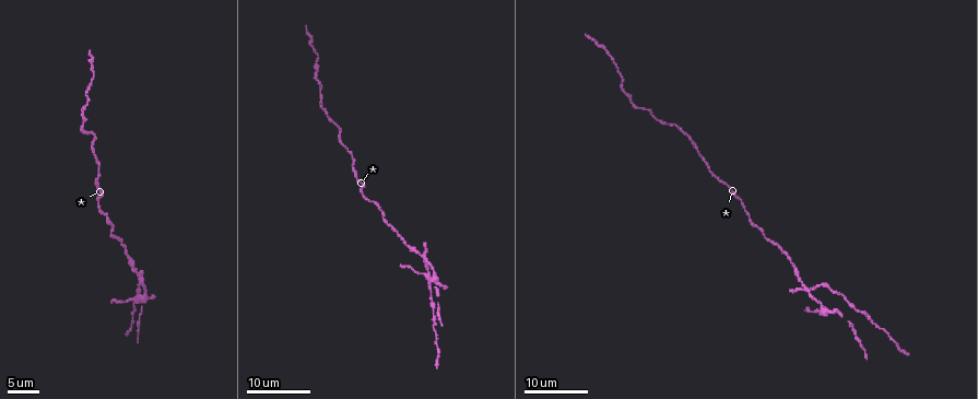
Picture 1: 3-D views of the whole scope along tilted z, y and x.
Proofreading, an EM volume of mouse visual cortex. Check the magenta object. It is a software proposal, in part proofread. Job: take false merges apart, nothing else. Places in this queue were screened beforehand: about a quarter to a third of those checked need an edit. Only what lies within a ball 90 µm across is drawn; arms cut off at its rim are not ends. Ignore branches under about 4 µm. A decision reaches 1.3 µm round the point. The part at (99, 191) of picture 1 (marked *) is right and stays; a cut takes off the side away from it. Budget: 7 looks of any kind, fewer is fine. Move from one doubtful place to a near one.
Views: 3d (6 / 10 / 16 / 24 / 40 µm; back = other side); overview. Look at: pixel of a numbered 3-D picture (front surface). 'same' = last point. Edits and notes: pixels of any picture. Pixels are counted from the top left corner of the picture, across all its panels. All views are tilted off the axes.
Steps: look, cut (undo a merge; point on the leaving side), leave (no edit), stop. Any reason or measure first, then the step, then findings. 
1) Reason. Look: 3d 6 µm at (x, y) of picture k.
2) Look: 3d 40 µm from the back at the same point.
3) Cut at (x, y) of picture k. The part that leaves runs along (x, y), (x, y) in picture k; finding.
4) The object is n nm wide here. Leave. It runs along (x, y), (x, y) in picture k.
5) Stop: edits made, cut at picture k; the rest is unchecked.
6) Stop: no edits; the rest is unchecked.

Looks like a crossing. Look: 3d 24 µm at (812, 290) of picture 1.

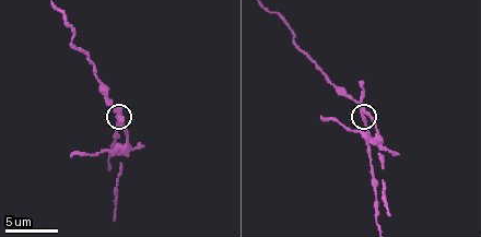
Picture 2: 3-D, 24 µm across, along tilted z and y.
Look: 3d 6 µm at (361, 116) of picture 2.

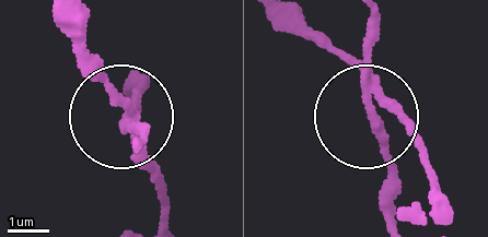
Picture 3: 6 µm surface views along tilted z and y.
Cut at (386, 141) of picture 3. The part that leaves runs along (371, 92), (387, 211) in picture 3; two neurons meet here.

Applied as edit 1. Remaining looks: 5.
Looks like a crossing. Look: 3d 10 µm at (377, 147) of picture 2.

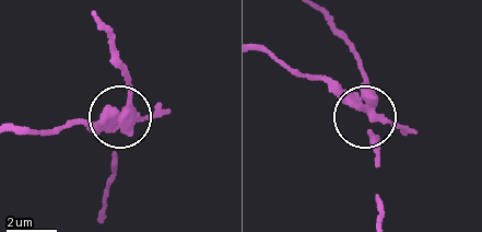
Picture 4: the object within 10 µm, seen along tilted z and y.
Look: 3d 10 µm from the back at (368, 110) of picture 4.

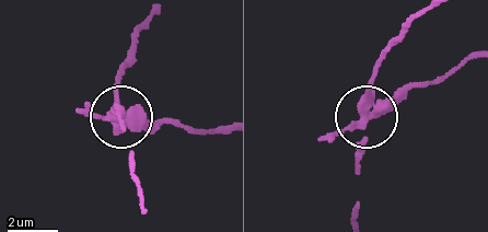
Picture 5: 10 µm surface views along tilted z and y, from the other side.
Cut at (394, 91) of picture 5. The part that leaves runs along (370, 114), (466, 62) in picture 5; two neurons meet here.

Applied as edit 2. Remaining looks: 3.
Look: 3d 16 µm at (316, 78) of picture 1.

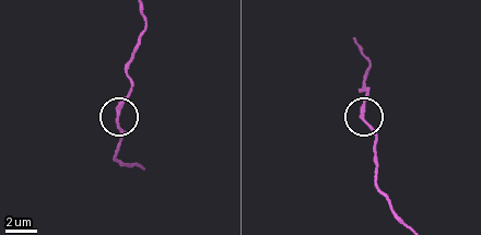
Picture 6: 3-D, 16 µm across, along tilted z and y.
Zoom in. Look: 3d 10 µm at (119, 122) of picture 6.

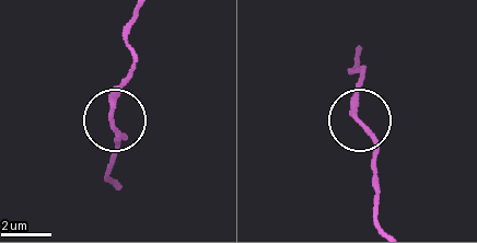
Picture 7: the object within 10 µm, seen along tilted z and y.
Other side. Look: 3d 10 µm from the back at (115, 120) of picture 7.

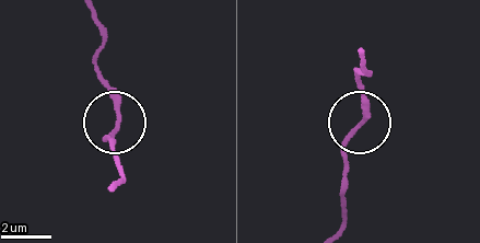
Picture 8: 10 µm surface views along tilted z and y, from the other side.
Leave. Continuous, no second neuron.

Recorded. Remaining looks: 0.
Stop: edits made, cut at picture 3, cut at picture 5; the rest is unchecked.

